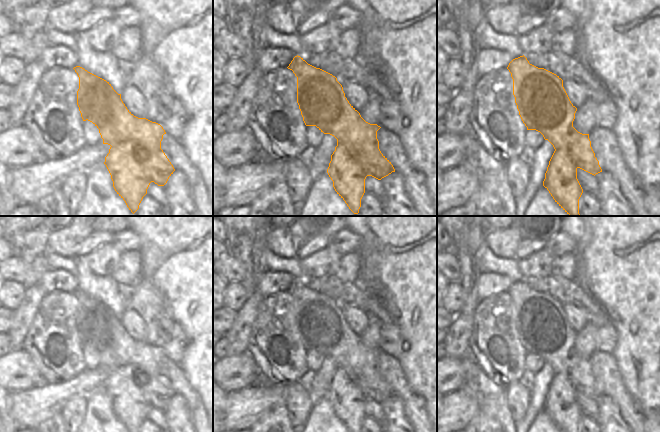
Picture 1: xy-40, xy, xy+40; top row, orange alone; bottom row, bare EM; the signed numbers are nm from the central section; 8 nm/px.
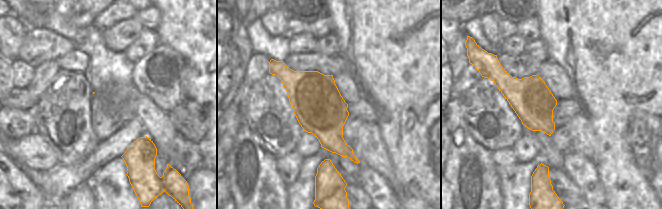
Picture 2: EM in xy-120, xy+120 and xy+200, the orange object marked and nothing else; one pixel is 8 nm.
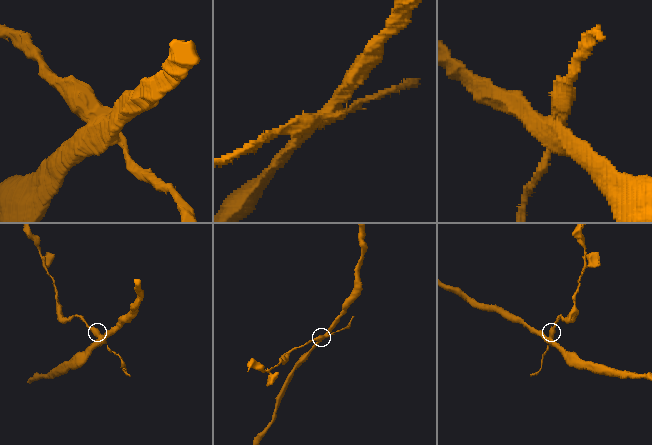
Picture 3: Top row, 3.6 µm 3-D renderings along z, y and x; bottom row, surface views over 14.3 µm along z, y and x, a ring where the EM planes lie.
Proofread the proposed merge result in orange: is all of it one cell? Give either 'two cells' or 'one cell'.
two cells

